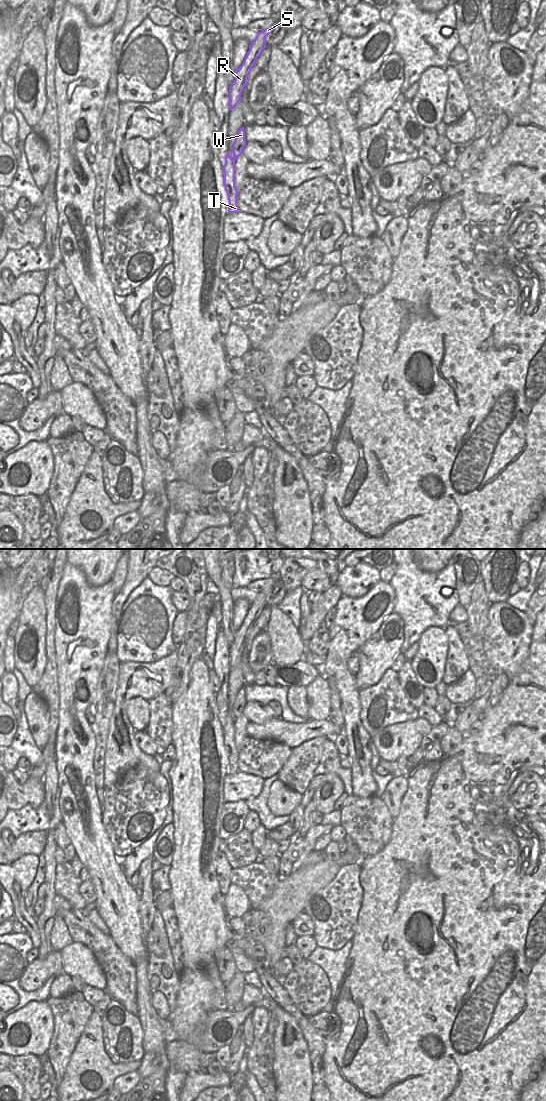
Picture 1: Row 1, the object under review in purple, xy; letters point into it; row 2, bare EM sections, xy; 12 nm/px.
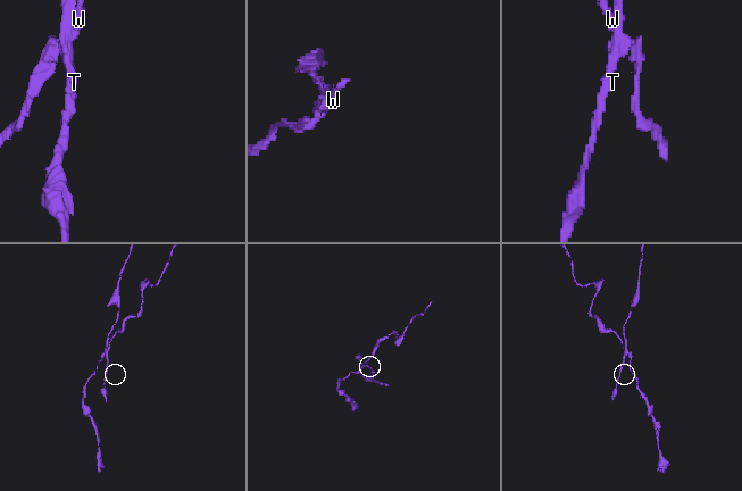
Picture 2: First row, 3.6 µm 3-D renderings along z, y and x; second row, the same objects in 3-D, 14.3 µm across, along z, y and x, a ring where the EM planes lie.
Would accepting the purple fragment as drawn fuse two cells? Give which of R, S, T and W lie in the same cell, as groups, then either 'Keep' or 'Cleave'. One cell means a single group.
Groups: R S T / W. Cleave.

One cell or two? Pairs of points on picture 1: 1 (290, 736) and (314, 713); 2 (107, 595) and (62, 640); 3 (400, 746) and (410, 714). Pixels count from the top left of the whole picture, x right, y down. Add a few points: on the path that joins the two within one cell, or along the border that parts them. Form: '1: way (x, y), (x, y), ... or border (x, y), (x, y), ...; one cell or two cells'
1: border (309, 718), (328, 719); two cells
2: way (94, 608), (83, 619), (82, 628), (75, 635); one cell
3: border (419, 717), (413, 720), (398, 721), (385, 726); two cells

